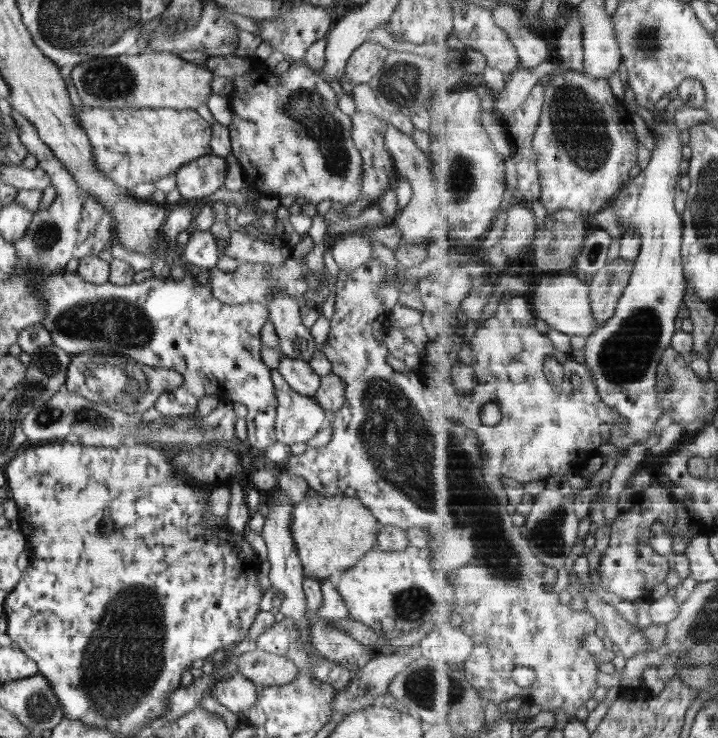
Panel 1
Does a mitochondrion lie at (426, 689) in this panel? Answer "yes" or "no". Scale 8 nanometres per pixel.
yes

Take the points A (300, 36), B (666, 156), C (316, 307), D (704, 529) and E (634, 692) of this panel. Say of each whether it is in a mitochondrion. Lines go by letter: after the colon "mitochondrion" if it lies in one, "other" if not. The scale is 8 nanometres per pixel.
A: other
B: other
C: other
D: other
E: other

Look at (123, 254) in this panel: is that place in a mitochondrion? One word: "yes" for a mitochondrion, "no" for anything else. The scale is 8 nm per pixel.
no

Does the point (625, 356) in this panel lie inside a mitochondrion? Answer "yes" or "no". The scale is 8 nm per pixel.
yes

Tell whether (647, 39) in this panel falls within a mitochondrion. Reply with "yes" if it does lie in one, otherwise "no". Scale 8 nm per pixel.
yes

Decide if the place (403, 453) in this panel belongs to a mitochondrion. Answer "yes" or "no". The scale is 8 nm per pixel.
yes

